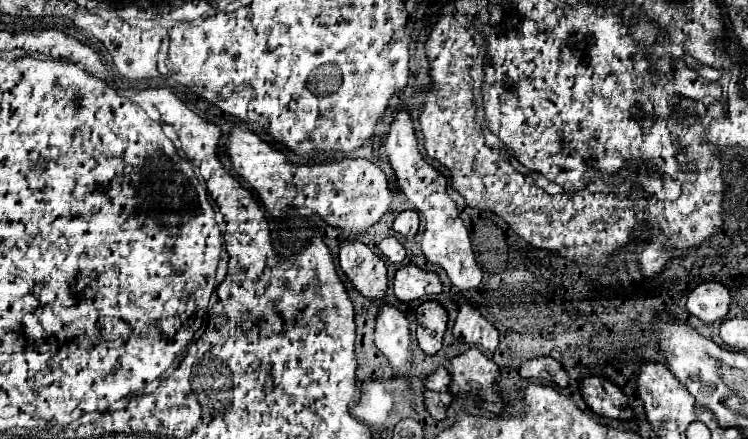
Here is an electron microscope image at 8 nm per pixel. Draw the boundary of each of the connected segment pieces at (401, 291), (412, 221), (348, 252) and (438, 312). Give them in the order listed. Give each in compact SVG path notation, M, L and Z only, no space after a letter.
M408 264L396 270L394 274L394 296L400 302L418 300L424 296L434 296L442 292L442 282L436 272Z
M414 210L400 212L394 220L394 232L404 240L414 238L418 232L418 212L414 212Z
M342 240L340 266L366 298L378 300L386 294L386 264L364 242Z
M426 300L416 310L416 342L426 354L434 354L442 346L448 314L436 300Z

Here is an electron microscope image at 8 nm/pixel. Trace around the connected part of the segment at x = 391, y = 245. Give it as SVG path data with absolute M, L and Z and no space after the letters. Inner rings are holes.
M388 236L388 238L384 238L380 244L378 244L378 248L380 248L380 252L390 260L390 262L402 262L404 258L406 258L406 250L404 250L404 246L394 238L394 236Z

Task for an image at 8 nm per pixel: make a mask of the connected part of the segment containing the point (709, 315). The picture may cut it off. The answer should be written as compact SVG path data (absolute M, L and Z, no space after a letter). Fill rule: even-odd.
M720 282L698 284L688 294L688 300L686 300L688 312L708 324L722 320L728 314L728 306L730 306L730 292Z

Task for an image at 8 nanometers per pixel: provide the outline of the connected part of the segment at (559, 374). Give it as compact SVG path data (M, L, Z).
M540 356L540 358L532 358L524 362L520 368L520 376L522 378L544 378L560 386L568 386L568 374L564 372L562 364L550 356Z

